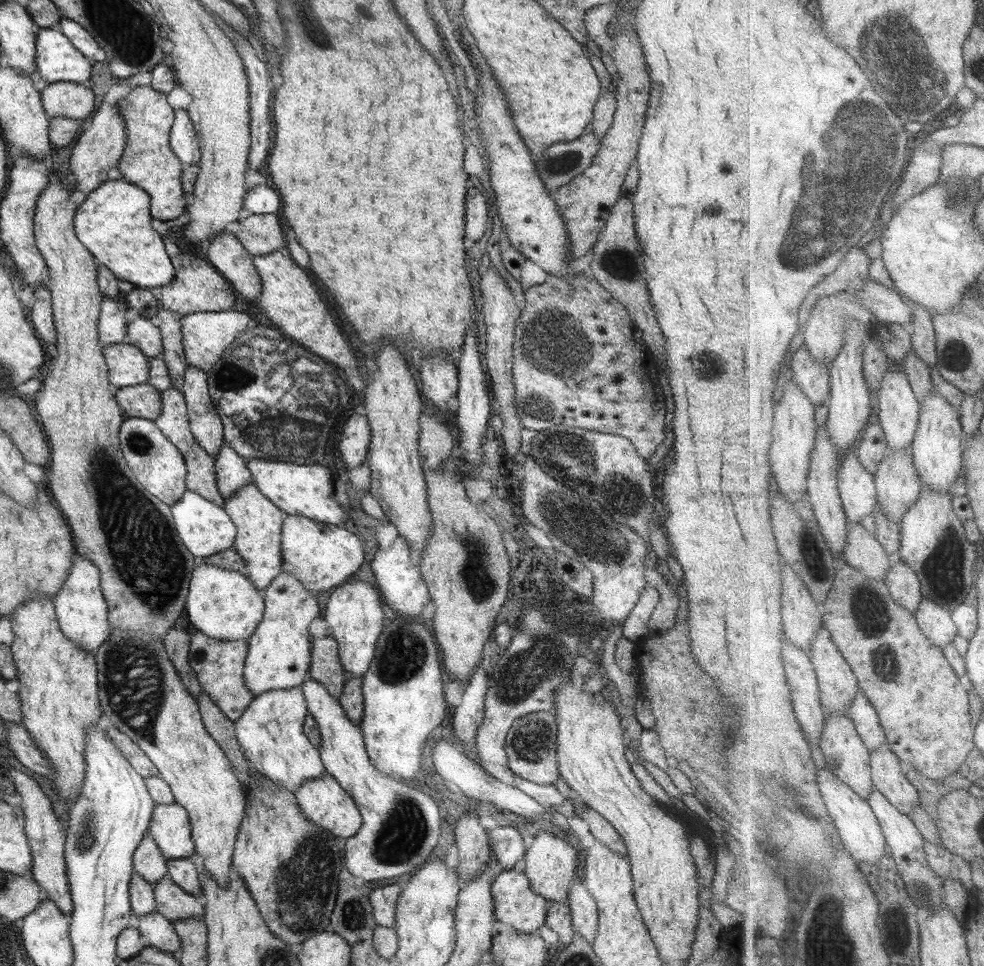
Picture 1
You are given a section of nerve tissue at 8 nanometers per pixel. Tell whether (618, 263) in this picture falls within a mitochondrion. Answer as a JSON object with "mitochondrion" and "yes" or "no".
{"mitochondrion":"yes"}

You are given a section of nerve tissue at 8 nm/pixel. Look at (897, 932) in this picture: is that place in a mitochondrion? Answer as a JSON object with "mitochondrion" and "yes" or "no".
{"mitochondrion":"yes"}

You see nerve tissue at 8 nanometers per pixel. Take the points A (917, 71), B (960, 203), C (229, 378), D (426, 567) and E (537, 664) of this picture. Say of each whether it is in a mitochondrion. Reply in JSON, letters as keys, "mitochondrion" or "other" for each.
{"A":"mitochondrion","B":"mitochondrion","C":"mitochondrion","D":"other","E":"mitochondrion"}

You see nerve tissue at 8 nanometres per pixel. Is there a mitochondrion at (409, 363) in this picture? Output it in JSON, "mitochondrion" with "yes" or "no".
{"mitochondrion":"no"}

